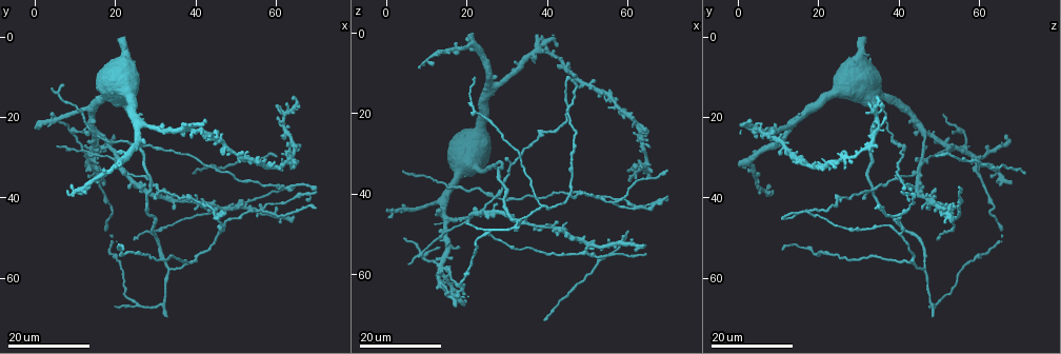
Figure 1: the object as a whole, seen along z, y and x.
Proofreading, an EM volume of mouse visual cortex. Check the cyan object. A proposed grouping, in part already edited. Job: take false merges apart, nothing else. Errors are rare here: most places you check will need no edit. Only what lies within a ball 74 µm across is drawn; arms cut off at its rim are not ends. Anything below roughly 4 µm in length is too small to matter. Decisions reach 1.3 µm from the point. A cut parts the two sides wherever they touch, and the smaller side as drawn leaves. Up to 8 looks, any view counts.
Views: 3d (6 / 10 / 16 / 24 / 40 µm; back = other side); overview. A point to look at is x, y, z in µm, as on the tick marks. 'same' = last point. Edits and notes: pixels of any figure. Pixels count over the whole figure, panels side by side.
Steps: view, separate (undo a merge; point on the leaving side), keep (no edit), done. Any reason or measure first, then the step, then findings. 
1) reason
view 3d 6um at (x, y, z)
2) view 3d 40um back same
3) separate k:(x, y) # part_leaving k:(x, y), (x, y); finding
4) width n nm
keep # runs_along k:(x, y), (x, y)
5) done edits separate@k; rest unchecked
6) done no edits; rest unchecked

a fork
view 3d 24um at (57.0, 43.5, 42.0)

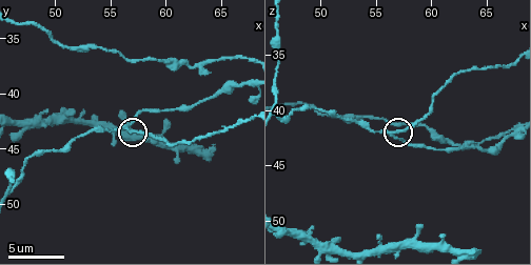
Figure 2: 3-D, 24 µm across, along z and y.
view 3d 6um at (56.4, 42.8, 42.2)

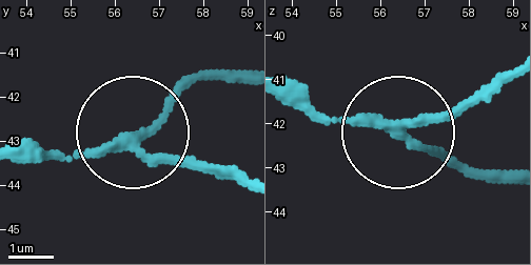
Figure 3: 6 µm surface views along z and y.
view 3d 6um back at (56.55, 42.95, 42.30)

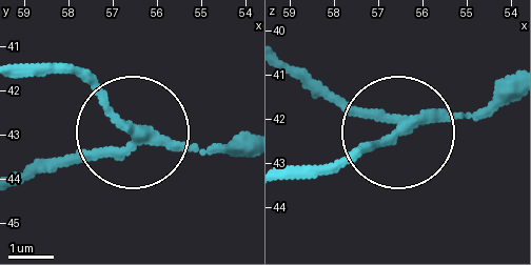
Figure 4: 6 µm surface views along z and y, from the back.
width 210 nm
separate 4:(83, 155) # a second neuron is stuck on

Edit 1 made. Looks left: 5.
see it whole again
view overview

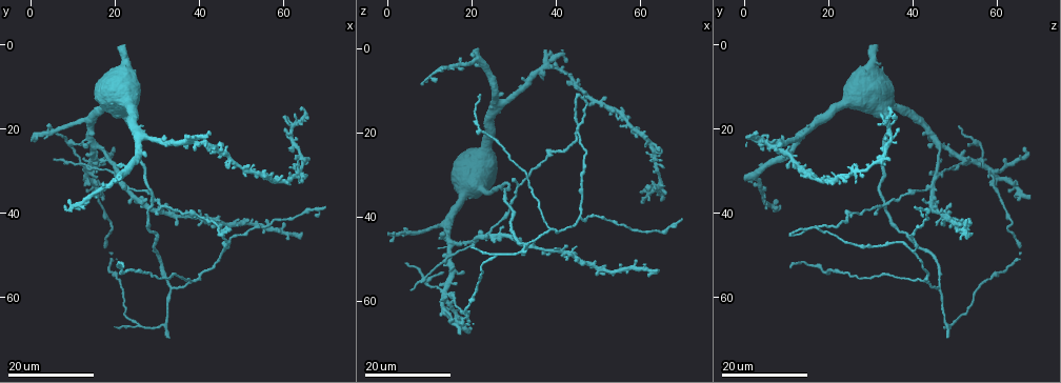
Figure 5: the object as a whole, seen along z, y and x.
side arm on a straight run
view 3d 24um at (46.0, 49.5, 40.5)

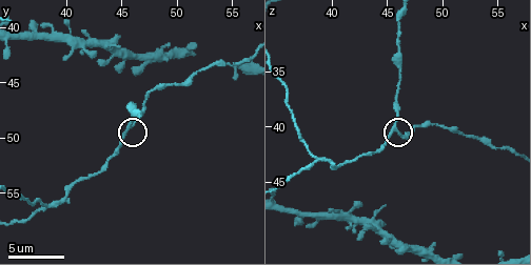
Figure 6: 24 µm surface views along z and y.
view 3d 10um at (45.8, 49.0, 40.2)

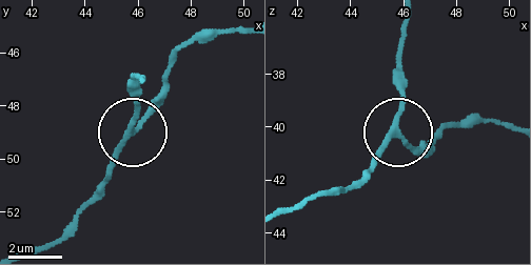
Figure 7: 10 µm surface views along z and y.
width 190 nm
keep # runs_along 7:(300, 207), (354, 183), (393, 138), (401, 69); one neuron here

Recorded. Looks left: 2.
three-way junction
view 3d 10um at (38.6, 56.0, 42.8)

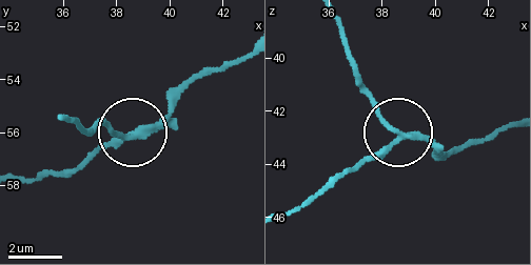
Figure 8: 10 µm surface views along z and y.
arms 3
separate 8:(115, 133) # part_leaving 8:(149, 129), (123, 134), (72, 120); a second neuron is stuck on

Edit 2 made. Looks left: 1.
done edits separate@4, separate@8; rest unchecked

